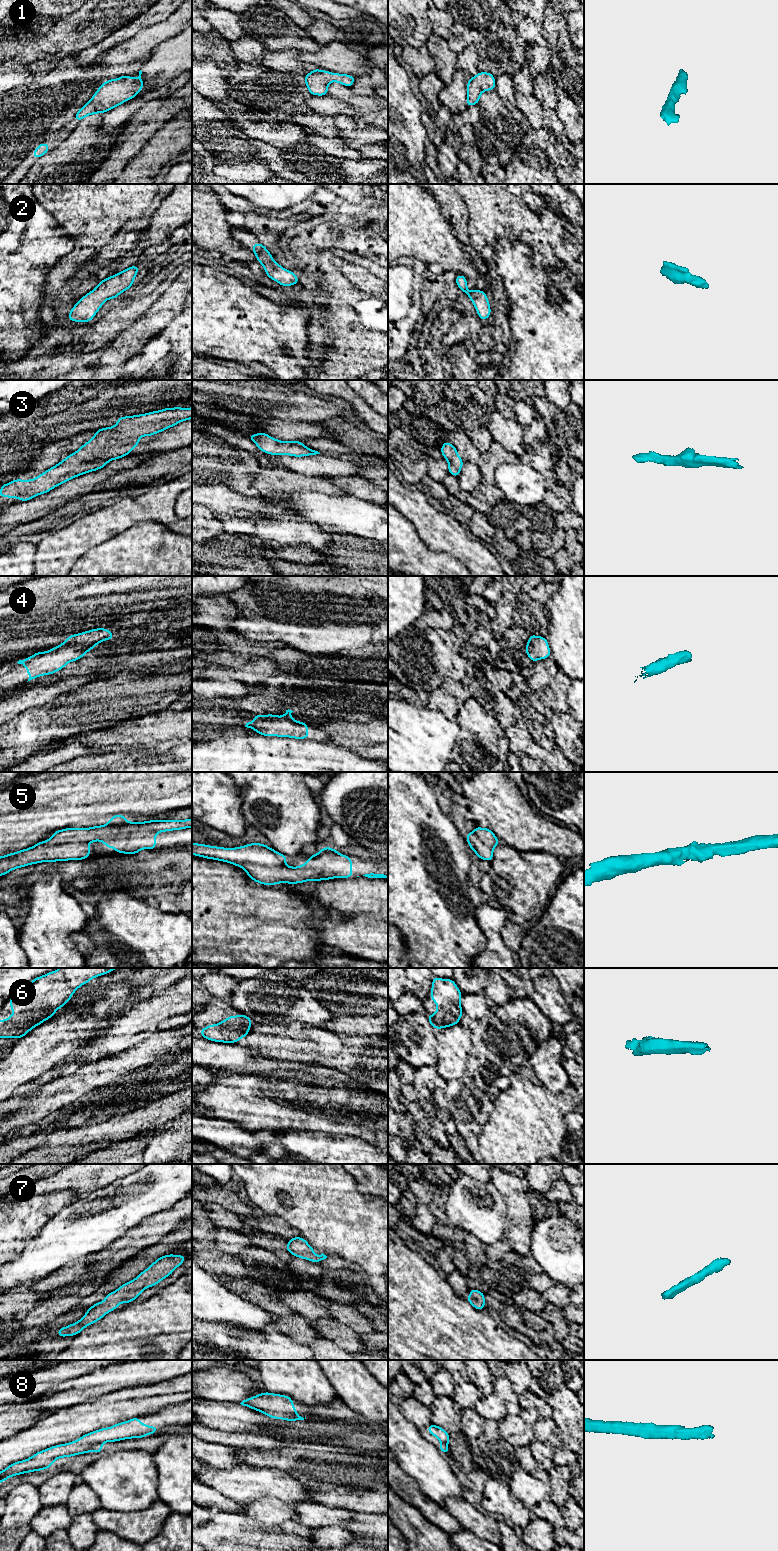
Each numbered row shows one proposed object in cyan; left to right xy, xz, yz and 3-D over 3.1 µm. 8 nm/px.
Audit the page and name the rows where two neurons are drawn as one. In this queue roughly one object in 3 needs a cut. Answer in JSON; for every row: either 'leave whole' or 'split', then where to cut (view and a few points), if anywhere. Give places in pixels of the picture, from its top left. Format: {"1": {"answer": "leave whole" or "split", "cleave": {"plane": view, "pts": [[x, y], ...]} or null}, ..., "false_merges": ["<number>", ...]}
{"1": {"answer": "leave whole", "cleave": null}, "2": {"answer": "leave whole", "cleave": null}, "3": {"answer": "leave whole", "cleave": null}, "4": {"answer": "leave whole", "cleave": null}, "5": {"answer": "leave whole", "cleave": null}, "6": {"answer": "leave whole", "cleave": null}, "7": {"answer": "leave whole", "cleave": null}, "8": {"answer": "leave whole", "cleave": null}, "false_merges": []}

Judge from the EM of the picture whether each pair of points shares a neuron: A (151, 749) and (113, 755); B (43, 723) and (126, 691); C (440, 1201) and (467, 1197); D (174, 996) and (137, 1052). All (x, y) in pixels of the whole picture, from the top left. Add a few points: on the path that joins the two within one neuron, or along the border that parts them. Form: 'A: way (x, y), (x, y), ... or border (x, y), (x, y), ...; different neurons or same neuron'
A: way (142, 752), (122, 755); same neuron
B: way (64, 717), (105, 702); same neuron
C: border (449, 1187), (447, 1201), (443, 1209); different neurons
D: border (176, 1026), (169, 1025), (164, 1027); different neurons

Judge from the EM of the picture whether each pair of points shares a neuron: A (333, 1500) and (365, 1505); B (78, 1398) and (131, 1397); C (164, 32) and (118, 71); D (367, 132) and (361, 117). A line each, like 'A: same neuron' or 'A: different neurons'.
A: same neuron
B: different neurons
C: same neuron
D: different neurons

